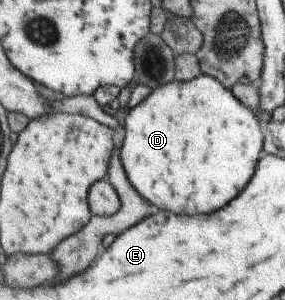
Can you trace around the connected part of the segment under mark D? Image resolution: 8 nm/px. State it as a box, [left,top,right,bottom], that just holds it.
[121,73,265,215]

